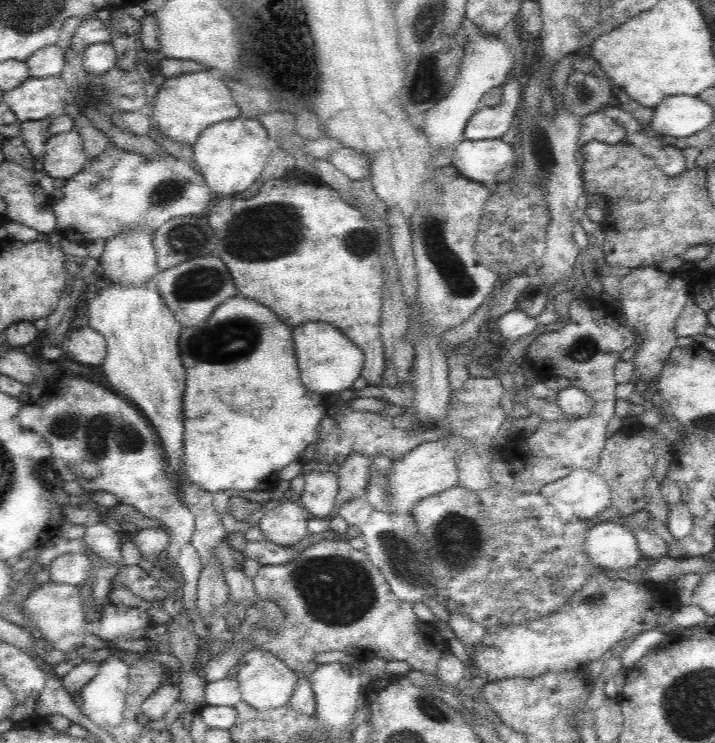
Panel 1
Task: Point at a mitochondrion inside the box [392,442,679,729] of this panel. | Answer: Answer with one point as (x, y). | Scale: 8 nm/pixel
(452, 540)

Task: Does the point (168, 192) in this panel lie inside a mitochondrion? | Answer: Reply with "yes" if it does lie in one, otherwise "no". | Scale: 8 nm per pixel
yes

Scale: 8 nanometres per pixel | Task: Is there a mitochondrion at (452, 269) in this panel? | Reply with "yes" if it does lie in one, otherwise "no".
yes

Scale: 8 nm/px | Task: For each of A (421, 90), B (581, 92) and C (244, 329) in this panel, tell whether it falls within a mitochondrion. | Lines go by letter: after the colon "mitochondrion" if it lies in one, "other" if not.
A: mitochondrion
B: mitochondrion
C: mitochondrion

